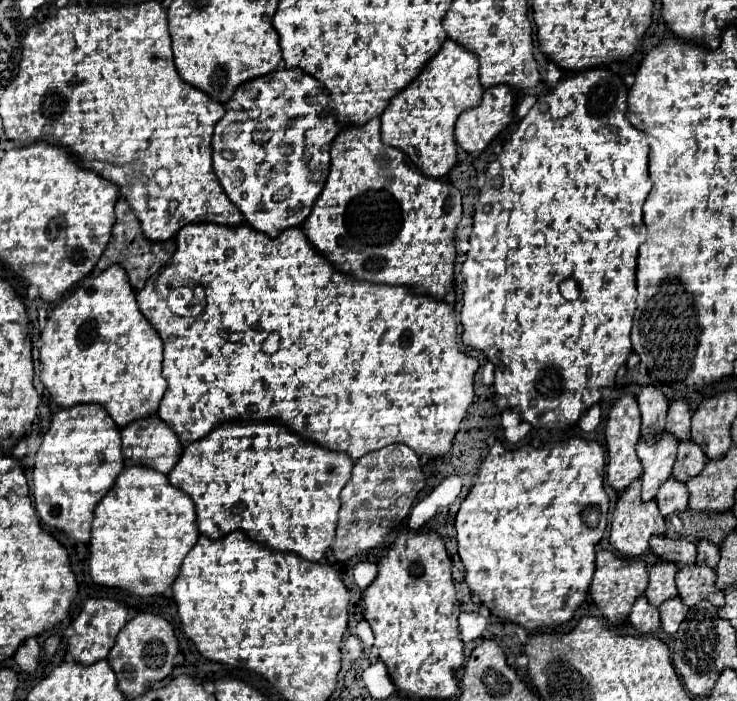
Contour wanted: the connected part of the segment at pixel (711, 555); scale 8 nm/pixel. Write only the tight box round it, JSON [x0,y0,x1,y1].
[696,540,720,568]

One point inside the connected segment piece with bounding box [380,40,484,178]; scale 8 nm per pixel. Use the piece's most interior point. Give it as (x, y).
(420, 121)

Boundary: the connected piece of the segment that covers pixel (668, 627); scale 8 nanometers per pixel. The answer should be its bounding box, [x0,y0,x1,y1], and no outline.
[660,598,688,634]

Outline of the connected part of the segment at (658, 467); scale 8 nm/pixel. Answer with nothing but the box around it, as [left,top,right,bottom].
[636,432,678,500]

